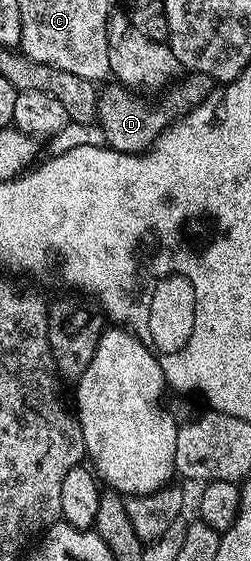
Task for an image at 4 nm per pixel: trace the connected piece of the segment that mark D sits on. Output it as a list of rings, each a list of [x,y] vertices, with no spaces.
[[[189,72],[186,77],[181,84],[181,96],[165,96],[158,104],[140,100],[137,97],[140,95],[116,82],[110,83],[110,88],[102,87],[97,93],[97,120],[105,135],[104,143],[120,152],[145,153],[172,121],[199,106],[199,102],[207,99],[215,87],[215,82],[207,74]]]

